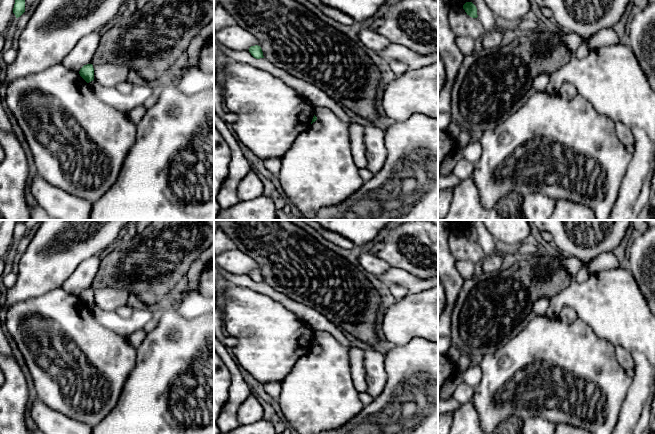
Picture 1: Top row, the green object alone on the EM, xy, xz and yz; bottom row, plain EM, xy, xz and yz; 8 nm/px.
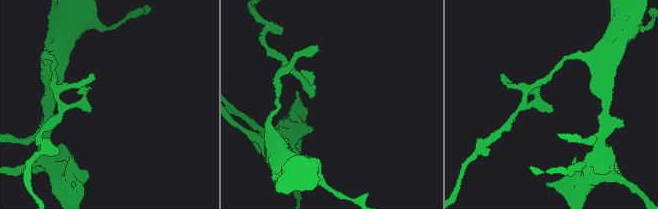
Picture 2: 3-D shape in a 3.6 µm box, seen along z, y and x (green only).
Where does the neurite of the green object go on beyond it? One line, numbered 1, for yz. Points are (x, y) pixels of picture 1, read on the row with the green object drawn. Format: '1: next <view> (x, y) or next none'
1: next none

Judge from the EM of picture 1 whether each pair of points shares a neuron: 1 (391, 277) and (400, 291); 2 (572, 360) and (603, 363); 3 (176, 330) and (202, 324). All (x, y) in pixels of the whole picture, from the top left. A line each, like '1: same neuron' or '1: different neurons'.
1: different neurons
2: same neuron
3: same neuron

